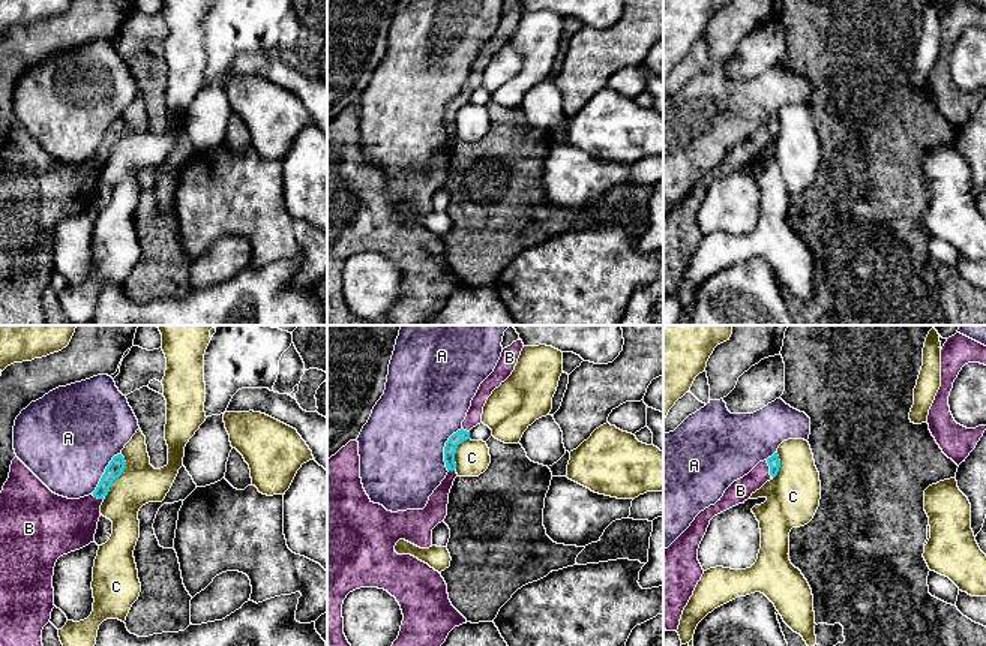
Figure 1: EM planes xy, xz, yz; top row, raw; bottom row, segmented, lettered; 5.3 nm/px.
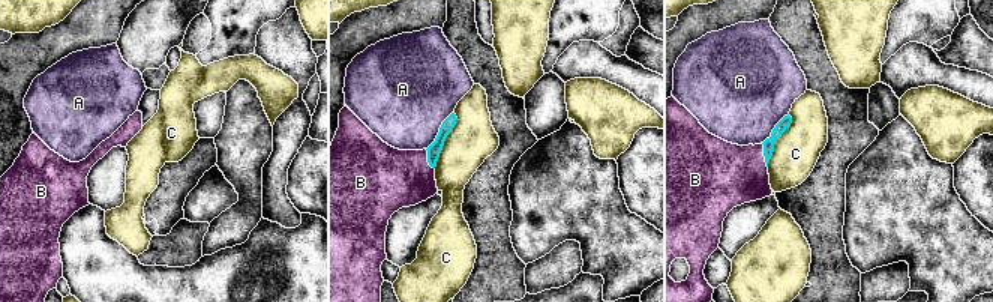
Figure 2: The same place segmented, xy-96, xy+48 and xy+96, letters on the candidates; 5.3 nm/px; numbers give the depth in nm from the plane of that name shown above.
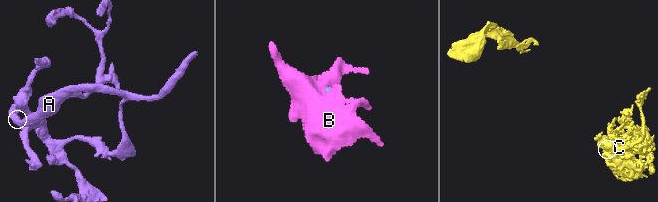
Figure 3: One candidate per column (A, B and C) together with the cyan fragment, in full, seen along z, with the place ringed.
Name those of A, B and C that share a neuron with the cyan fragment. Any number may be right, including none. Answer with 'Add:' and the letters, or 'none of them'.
Add: B

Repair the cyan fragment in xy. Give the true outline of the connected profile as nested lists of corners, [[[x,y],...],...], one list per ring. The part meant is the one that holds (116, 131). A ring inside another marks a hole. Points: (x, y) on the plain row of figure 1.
[[[117,118],[96,154],[80,163],[53,157],[18,121],[0,157],[0,325],[47,325],[42,294],[54,270],[53,240],[60,220],[95,207],[101,169],[125,133]]]

